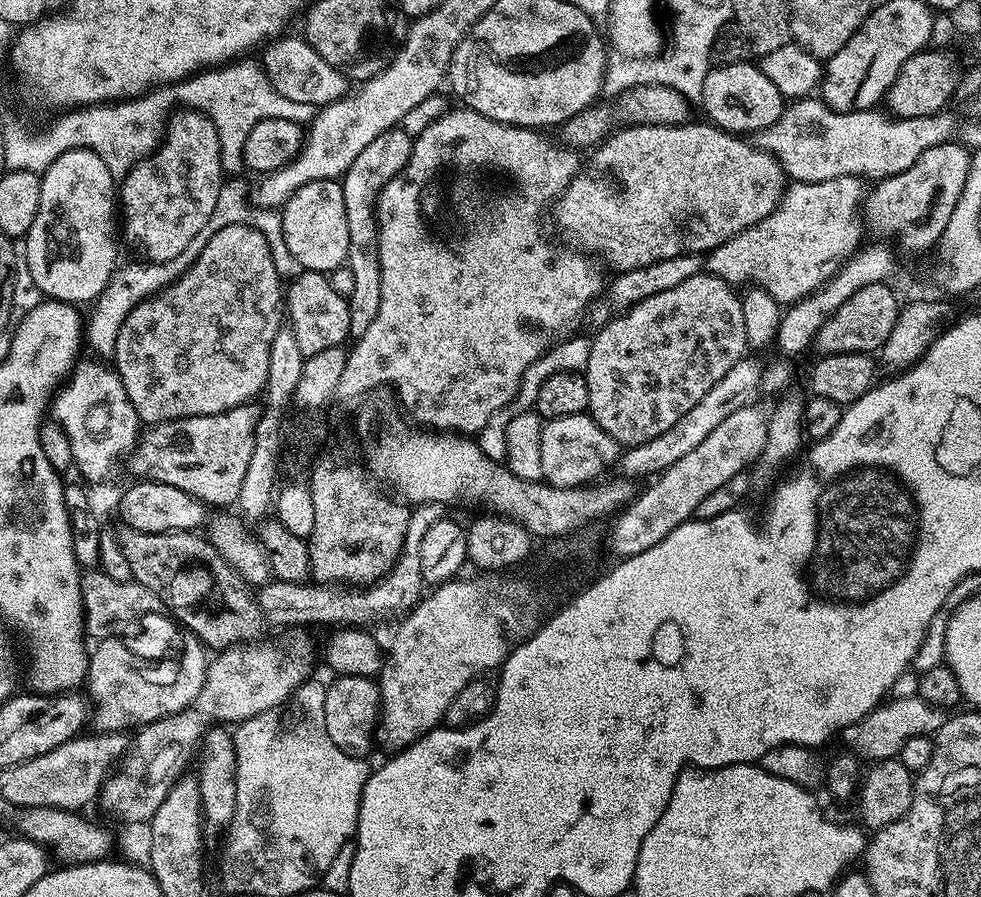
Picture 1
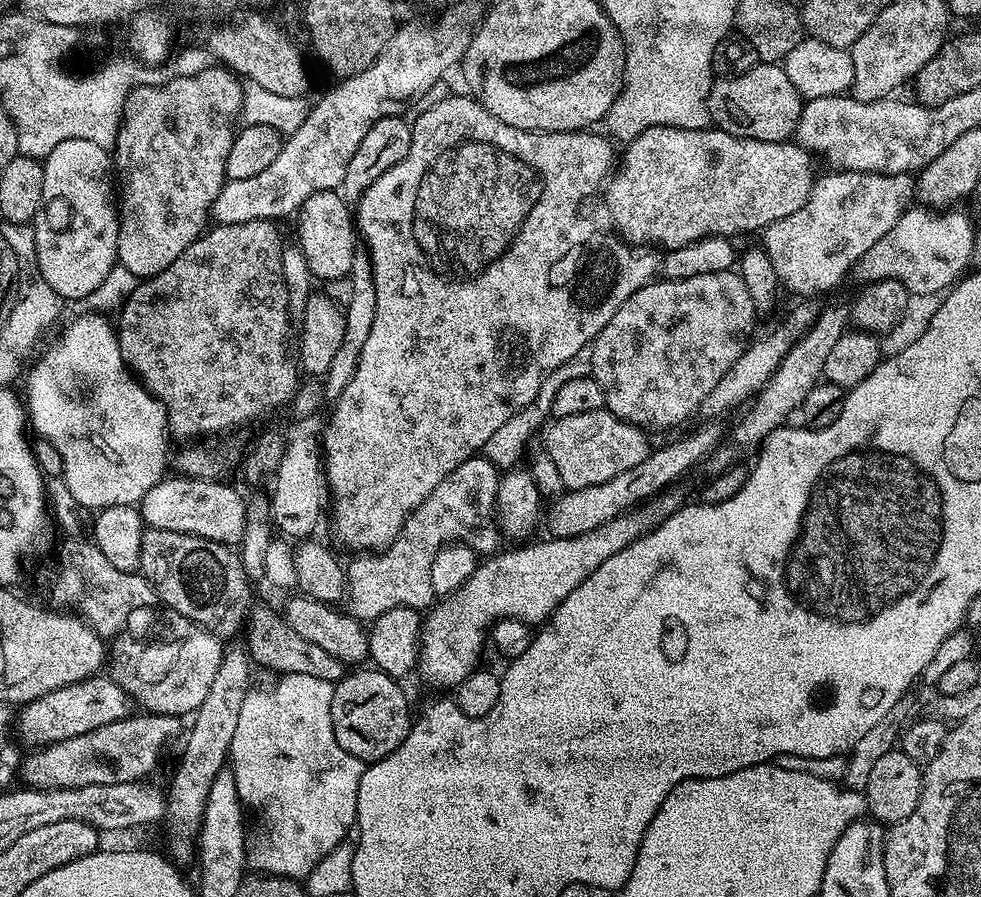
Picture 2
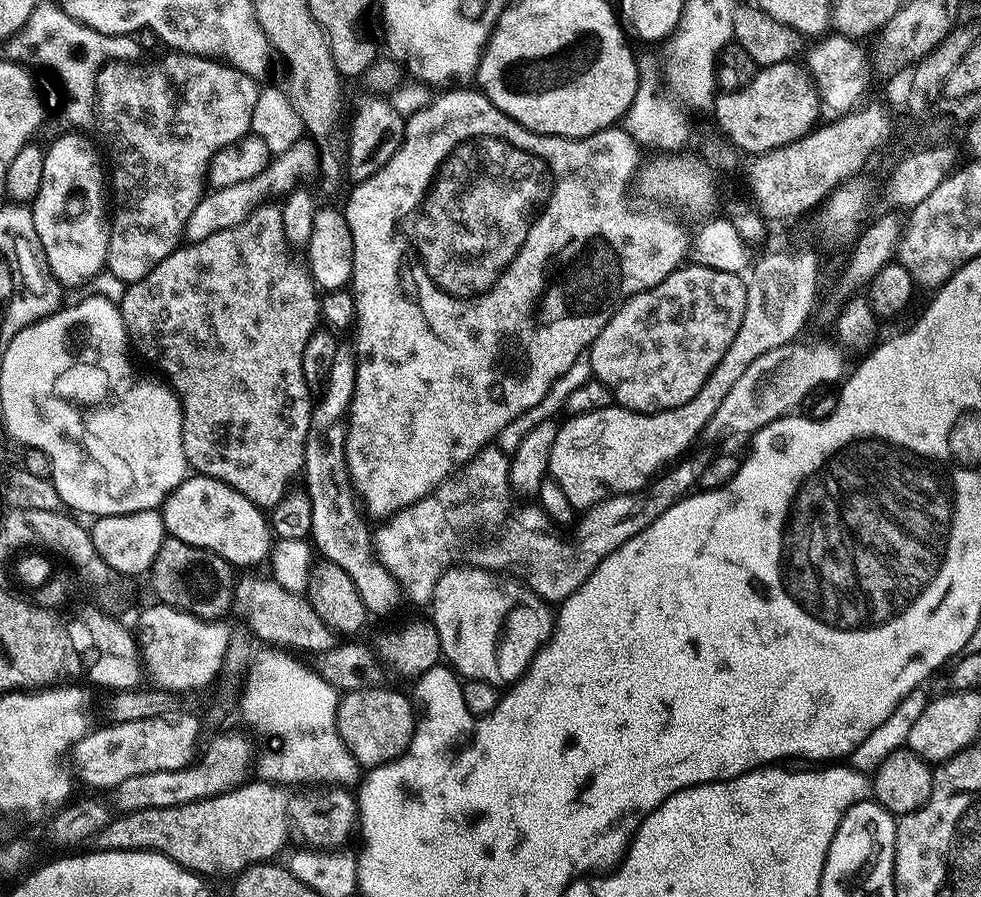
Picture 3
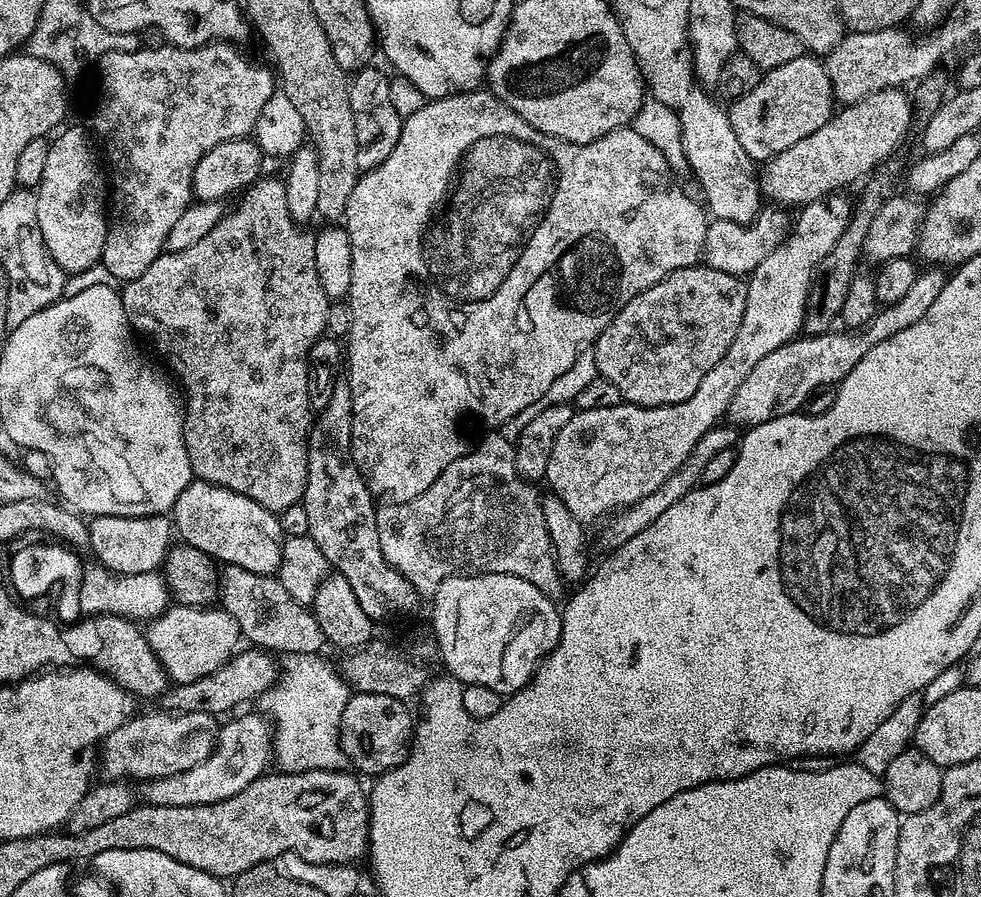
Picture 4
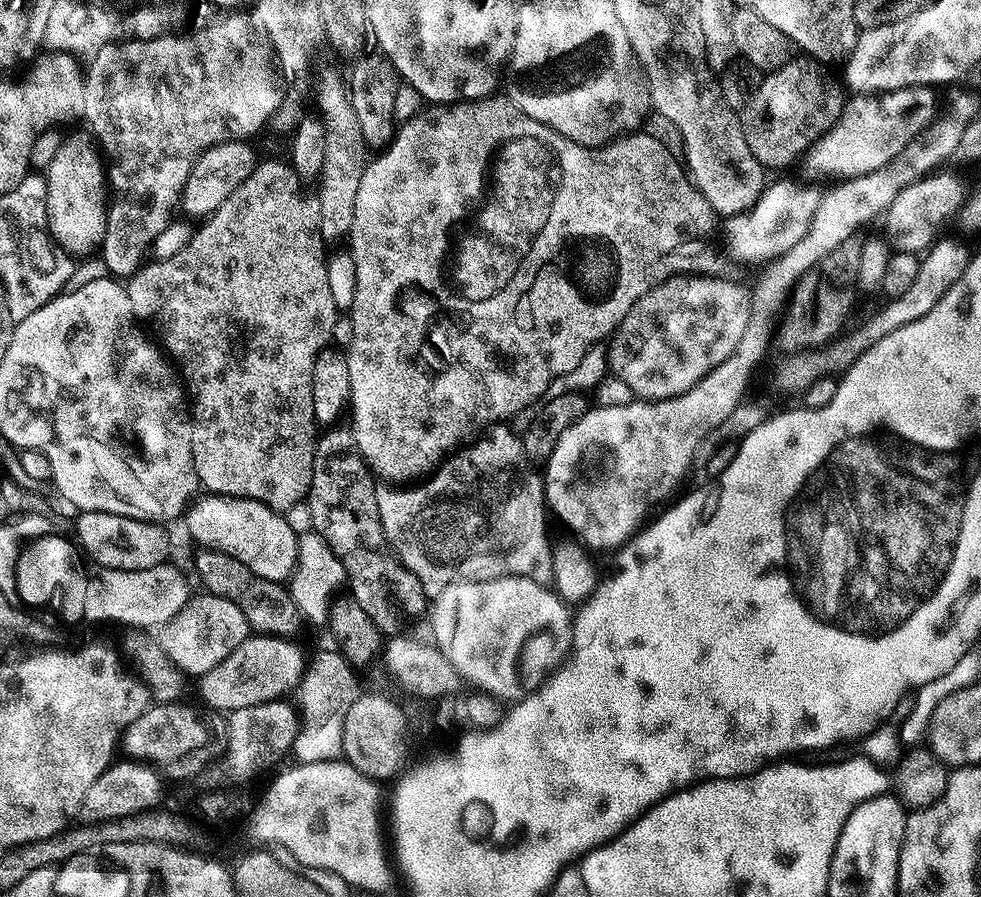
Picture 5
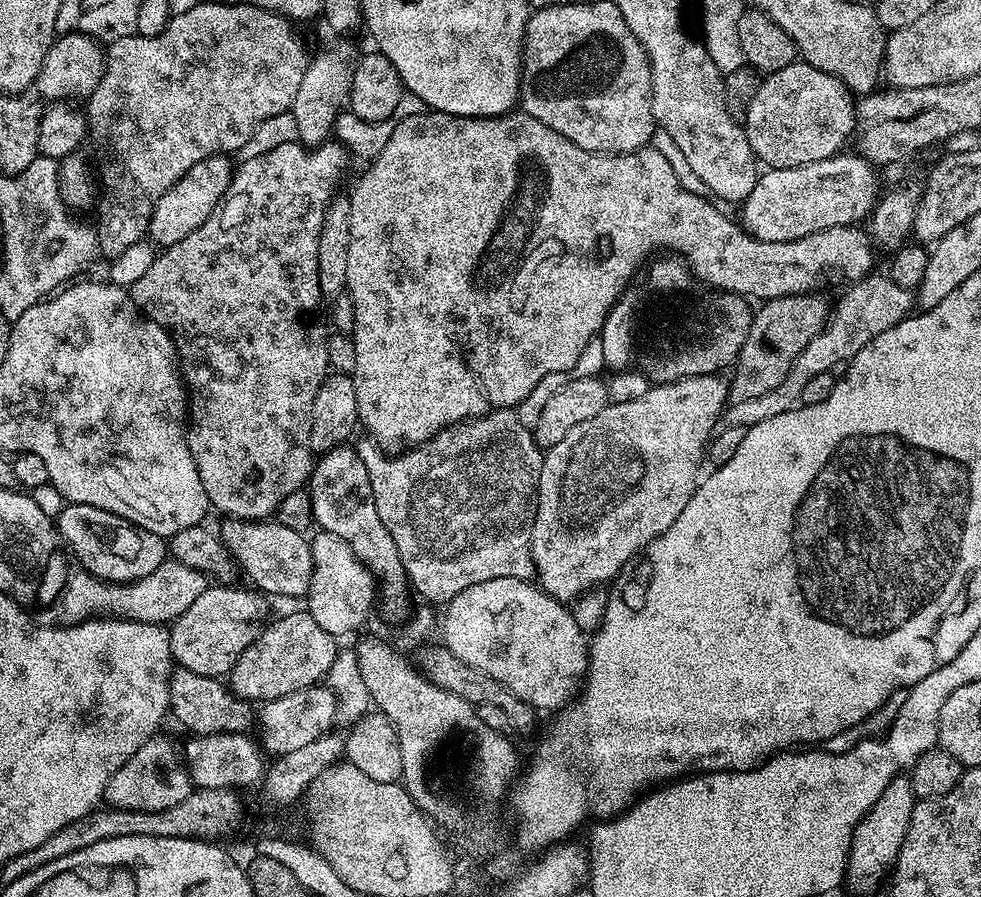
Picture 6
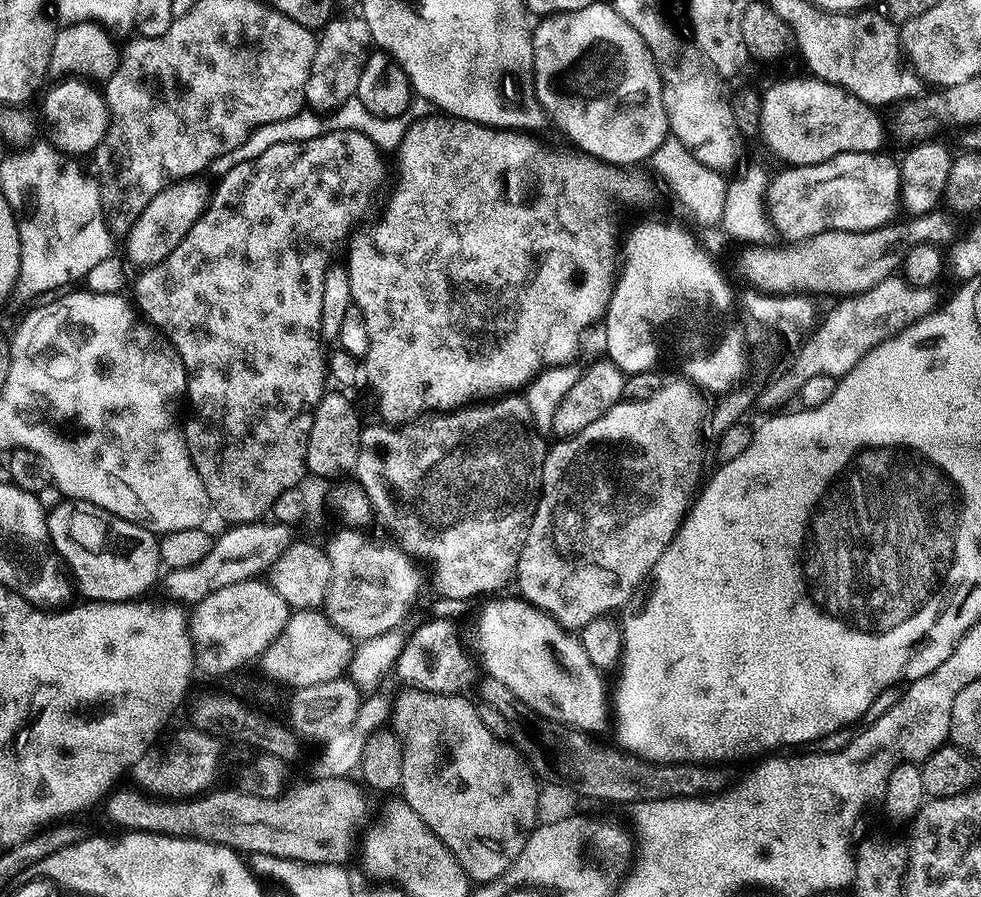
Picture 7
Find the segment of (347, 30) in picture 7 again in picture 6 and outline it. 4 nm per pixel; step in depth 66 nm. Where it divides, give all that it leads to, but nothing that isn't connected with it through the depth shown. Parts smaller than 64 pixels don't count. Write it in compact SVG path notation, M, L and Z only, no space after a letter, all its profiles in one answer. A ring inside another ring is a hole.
M340 36L334 39L336 40L309 59L306 74L303 75L290 109L297 139L304 147L316 147L331 137L336 118L349 99L360 50L357 50L350 38Z

